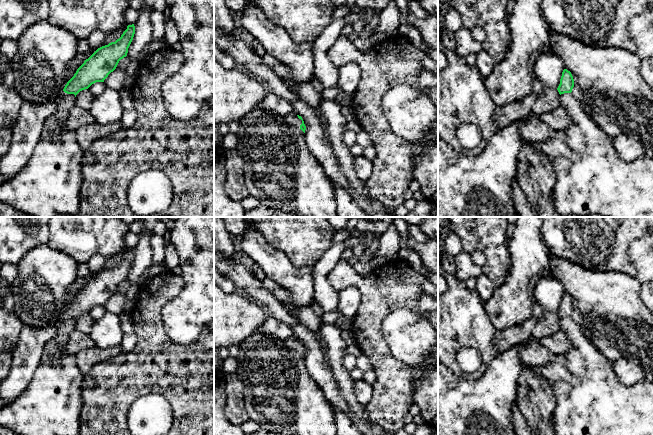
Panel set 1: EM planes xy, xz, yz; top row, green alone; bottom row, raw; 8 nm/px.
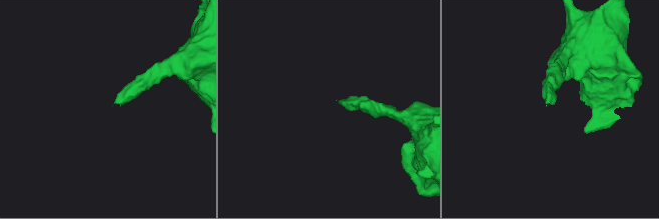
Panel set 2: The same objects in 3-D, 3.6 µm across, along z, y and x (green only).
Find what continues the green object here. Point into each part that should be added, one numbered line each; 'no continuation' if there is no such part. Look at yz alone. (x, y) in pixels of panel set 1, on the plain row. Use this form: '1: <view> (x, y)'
1: yz (590, 400)

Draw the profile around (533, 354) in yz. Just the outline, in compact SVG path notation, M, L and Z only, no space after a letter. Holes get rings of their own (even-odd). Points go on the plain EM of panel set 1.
M531 338L526 346L520 349L520 359L525 366L540 367L549 364L557 355L542 346L539 339Z

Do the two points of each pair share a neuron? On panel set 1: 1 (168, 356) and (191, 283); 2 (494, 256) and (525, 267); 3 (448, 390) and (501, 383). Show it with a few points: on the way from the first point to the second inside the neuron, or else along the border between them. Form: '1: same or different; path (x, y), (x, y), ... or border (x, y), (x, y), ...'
1: different; border (162, 320), (171, 340), (181, 344), (196, 340)
2: different; border (508, 240), (510, 270), (507, 279), (502, 284)
3: same; path (461, 390), (488, 390)

